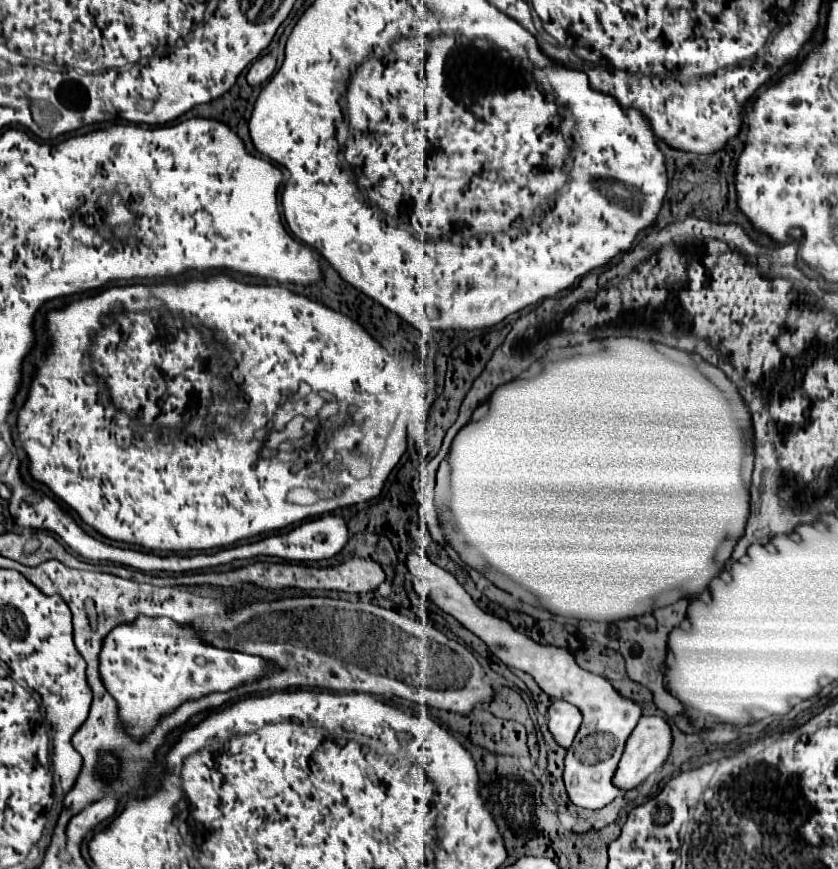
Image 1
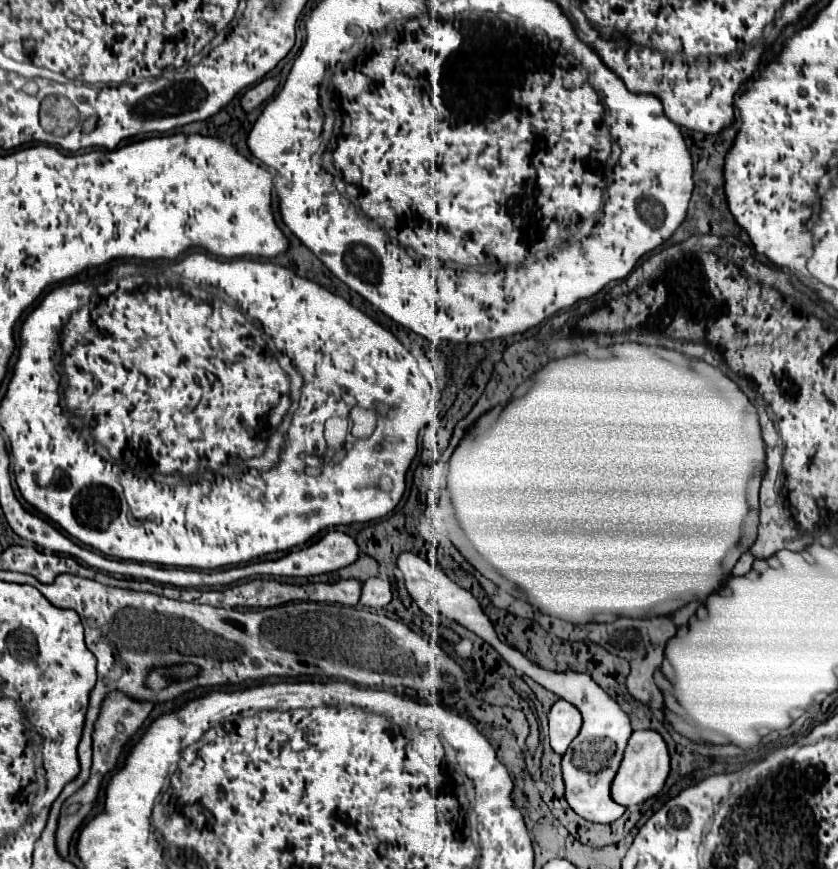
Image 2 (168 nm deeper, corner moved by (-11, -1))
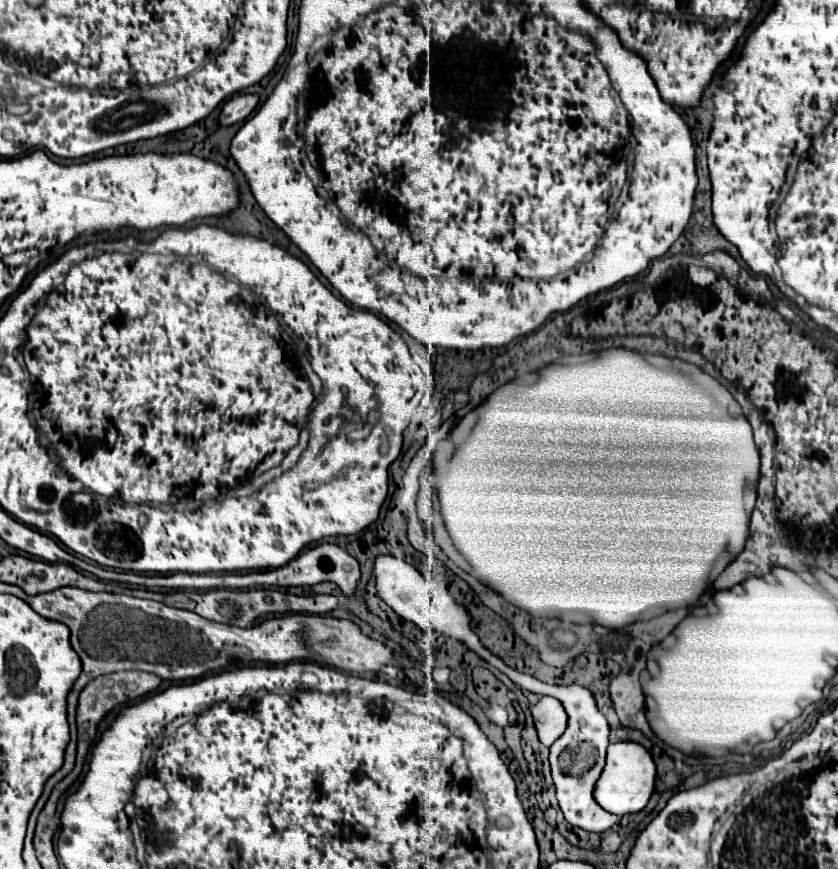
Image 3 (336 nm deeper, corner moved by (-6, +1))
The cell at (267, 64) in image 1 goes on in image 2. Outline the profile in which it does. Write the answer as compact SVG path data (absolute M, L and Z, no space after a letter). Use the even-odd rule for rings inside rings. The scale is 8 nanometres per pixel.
M264 78L262 82L258 82L258 84L252 86L250 90L246 90L246 94L242 96L242 108L244 108L246 112L254 110L256 106L260 106L264 100L268 100L268 98L274 94L276 86L278 86L276 78Z

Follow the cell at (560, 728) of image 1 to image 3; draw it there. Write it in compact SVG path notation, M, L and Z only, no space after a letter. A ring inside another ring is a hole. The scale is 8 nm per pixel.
M541 696L541 700L531 708L531 714L539 742L545 746L551 746L567 728L567 714L557 698Z

